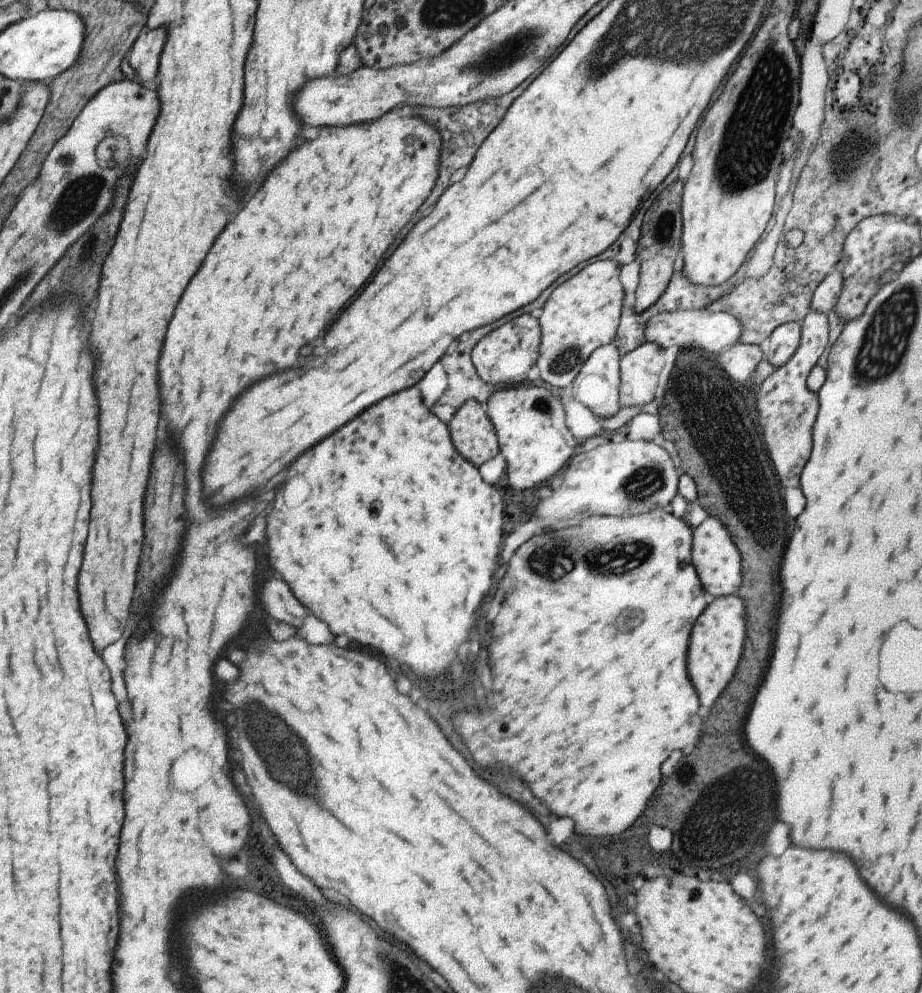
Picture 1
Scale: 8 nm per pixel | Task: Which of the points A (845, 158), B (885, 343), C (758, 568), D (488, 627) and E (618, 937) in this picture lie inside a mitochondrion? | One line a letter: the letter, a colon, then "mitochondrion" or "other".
A: mitochondrion
B: mitochondrion
C: other
D: other
E: other

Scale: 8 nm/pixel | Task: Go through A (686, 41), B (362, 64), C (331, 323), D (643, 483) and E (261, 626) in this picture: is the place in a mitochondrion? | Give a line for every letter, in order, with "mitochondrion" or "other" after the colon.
A: mitochondrion
B: other
C: other
D: mitochondrion
E: other

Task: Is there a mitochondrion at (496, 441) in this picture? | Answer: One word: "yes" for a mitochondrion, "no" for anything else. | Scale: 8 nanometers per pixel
no

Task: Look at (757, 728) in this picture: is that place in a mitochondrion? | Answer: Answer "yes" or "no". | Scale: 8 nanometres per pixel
yes

